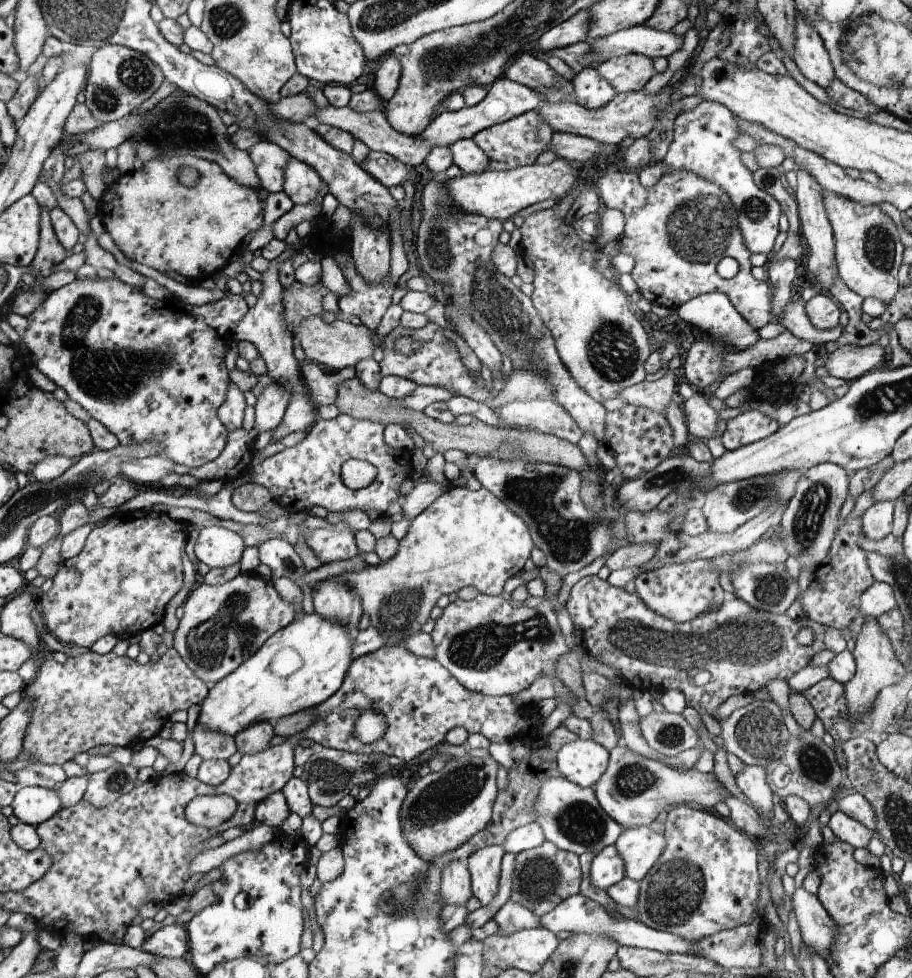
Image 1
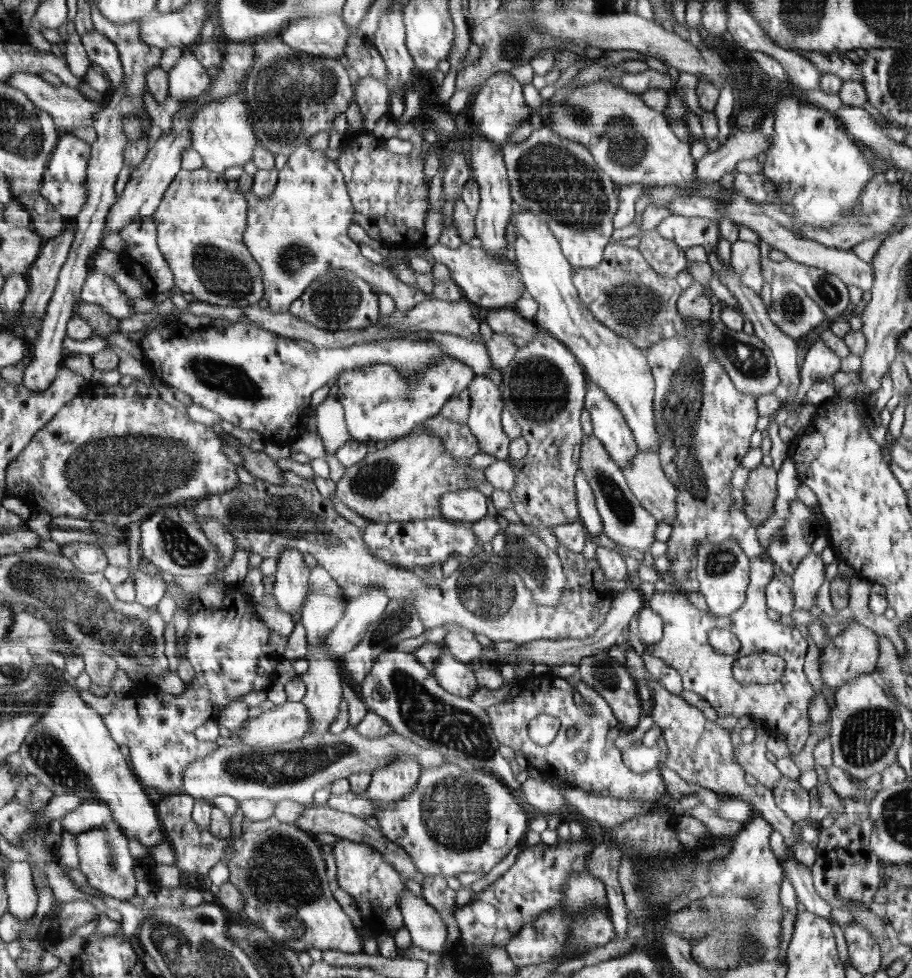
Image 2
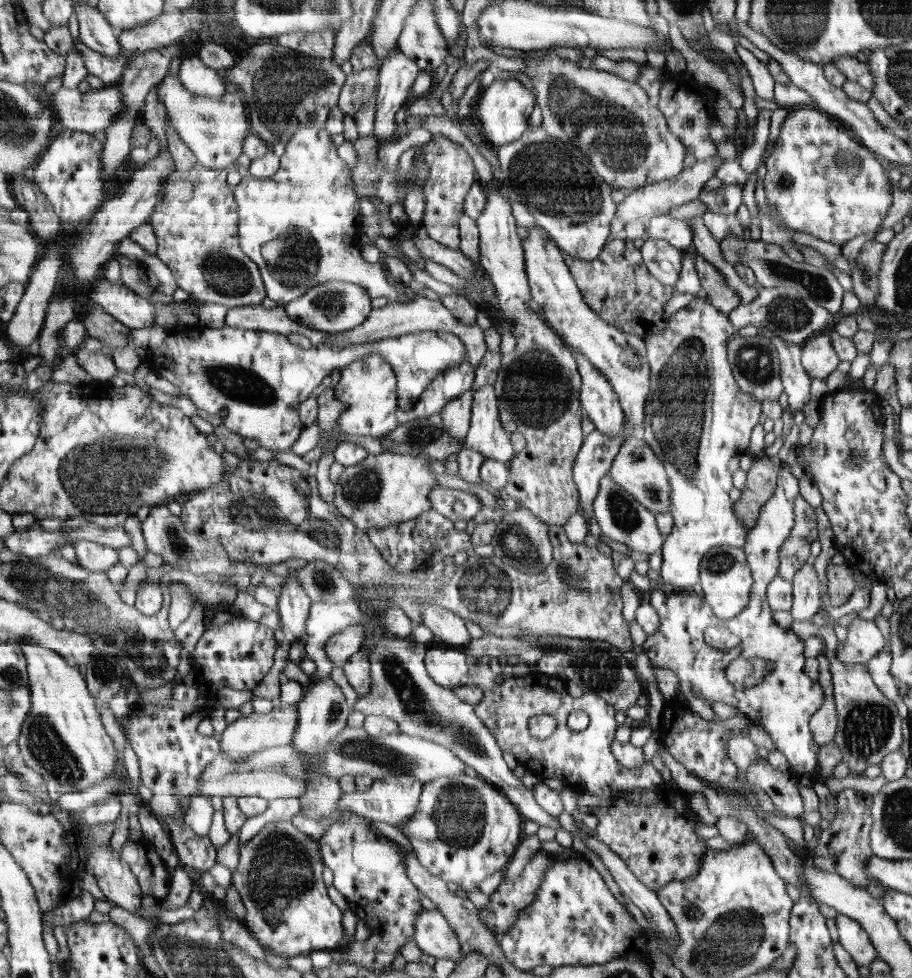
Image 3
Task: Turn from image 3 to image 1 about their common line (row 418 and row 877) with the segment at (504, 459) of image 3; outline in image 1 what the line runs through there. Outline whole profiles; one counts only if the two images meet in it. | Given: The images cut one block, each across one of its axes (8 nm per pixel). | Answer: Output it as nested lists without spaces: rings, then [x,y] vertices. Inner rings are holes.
[[[486,845],[473,852],[466,860],[471,874],[471,891],[485,907],[495,900],[502,873],[502,860],[506,848],[503,845]]]

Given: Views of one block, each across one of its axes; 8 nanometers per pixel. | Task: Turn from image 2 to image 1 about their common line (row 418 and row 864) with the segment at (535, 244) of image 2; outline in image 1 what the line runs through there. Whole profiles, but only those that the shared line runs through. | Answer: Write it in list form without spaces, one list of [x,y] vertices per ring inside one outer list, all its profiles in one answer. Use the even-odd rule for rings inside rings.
[[[642,825],[623,829],[615,845],[625,864],[625,876],[640,882],[663,856],[667,837]]]

